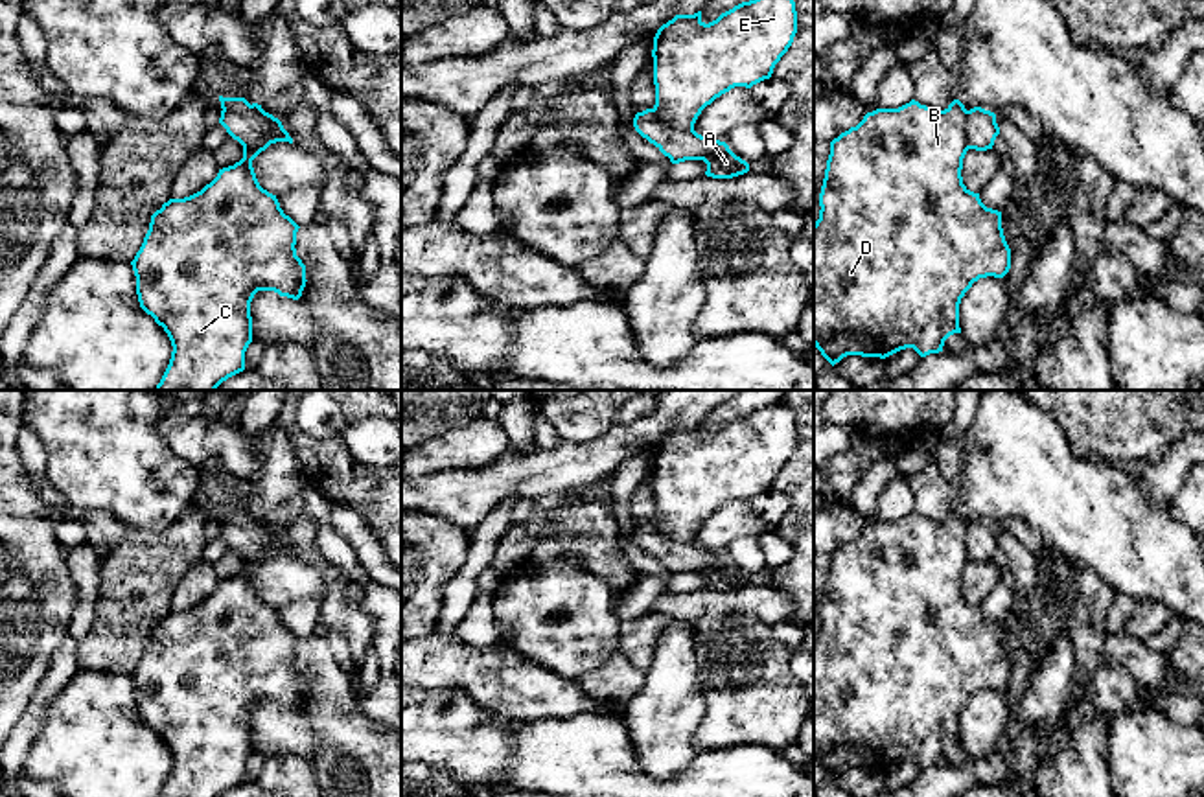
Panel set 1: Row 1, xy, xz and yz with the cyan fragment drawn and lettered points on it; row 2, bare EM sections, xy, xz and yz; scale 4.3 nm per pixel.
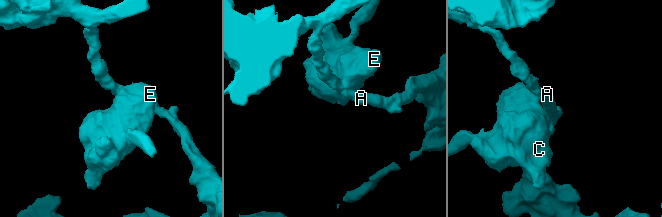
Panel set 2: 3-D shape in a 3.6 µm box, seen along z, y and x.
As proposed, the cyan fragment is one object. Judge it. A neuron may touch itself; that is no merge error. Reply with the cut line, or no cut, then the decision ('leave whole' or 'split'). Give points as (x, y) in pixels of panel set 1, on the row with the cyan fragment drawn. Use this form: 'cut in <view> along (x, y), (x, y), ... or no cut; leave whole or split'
cut in xz along (652, 109), (661, 122), (676, 129), (693, 129); split

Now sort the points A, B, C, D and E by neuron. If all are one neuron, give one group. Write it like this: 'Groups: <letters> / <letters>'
Groups: A / B C D E

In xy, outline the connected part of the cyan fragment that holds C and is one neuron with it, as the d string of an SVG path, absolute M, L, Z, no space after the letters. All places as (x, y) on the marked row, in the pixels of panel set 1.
M274 140L260 147L243 147L243 158L219 169L201 191L169 199L151 215L149 230L131 261L140 307L168 333L173 352L155 390L215 390L223 381L245 370L245 352L252 342L250 302L258 291L274 291L298 300L306 287L306 265L296 256L298 225L284 214L276 195L263 190L252 160Z

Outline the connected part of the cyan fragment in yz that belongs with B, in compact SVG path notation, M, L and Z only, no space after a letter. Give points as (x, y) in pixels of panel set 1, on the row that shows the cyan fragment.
M911 99L898 109L876 109L830 142L814 223L814 346L834 366L847 355L886 359L913 348L920 357L943 352L944 341L961 333L959 304L979 278L1003 278L1011 248L1001 212L987 208L979 193L963 184L968 110L954 99L944 110Z

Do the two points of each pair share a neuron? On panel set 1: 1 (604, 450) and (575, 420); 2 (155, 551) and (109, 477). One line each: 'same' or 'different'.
1: different
2: different

